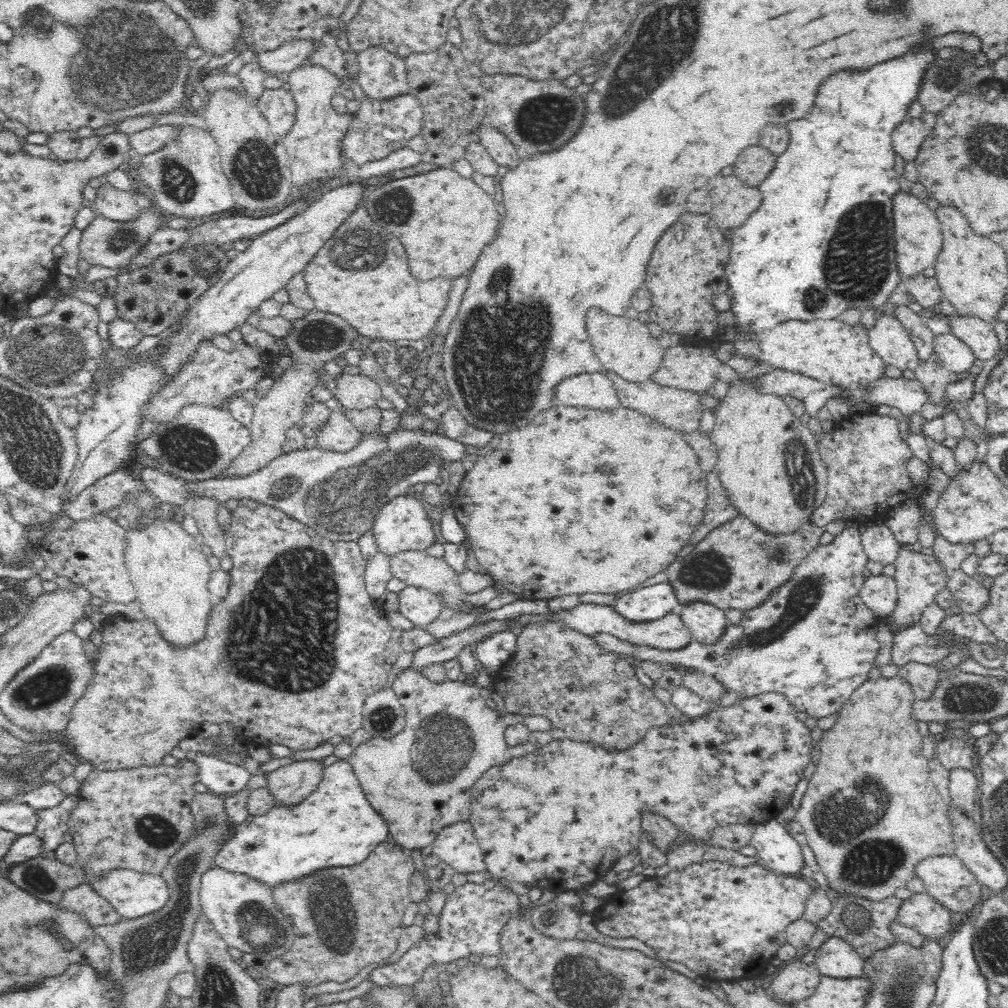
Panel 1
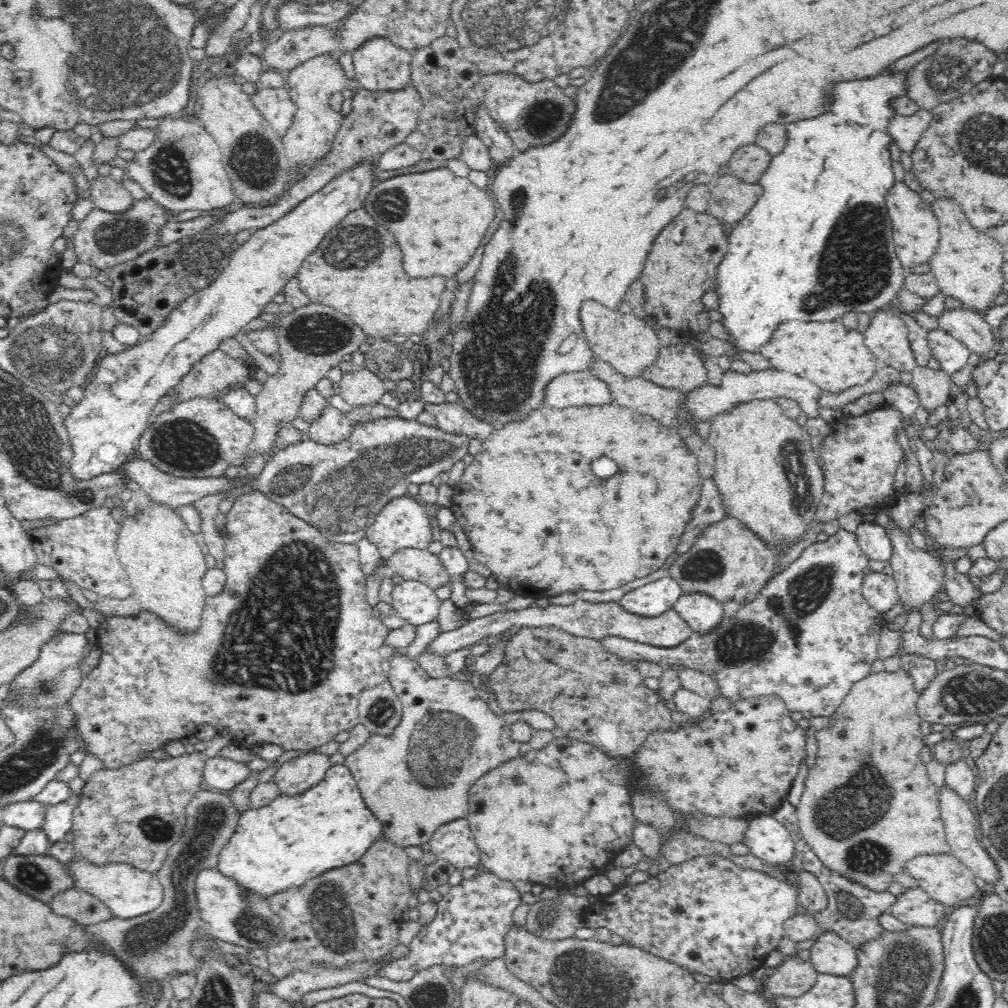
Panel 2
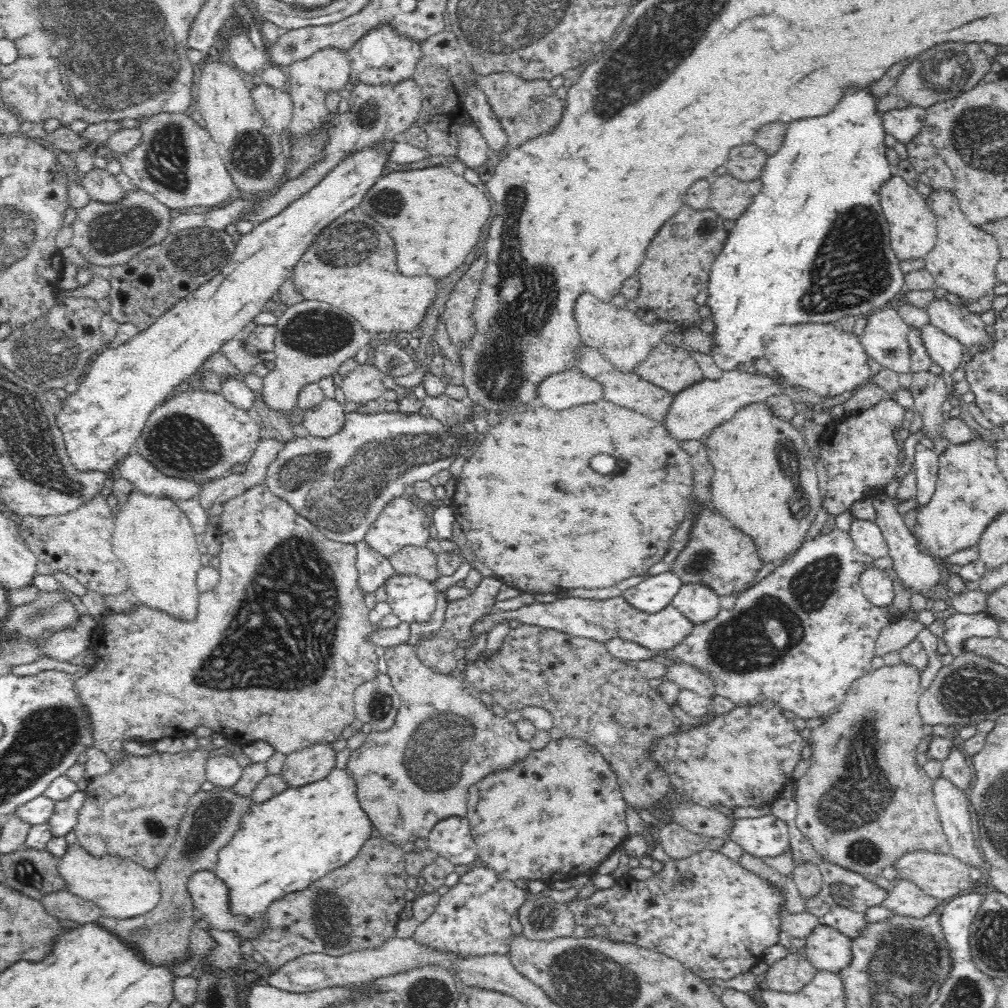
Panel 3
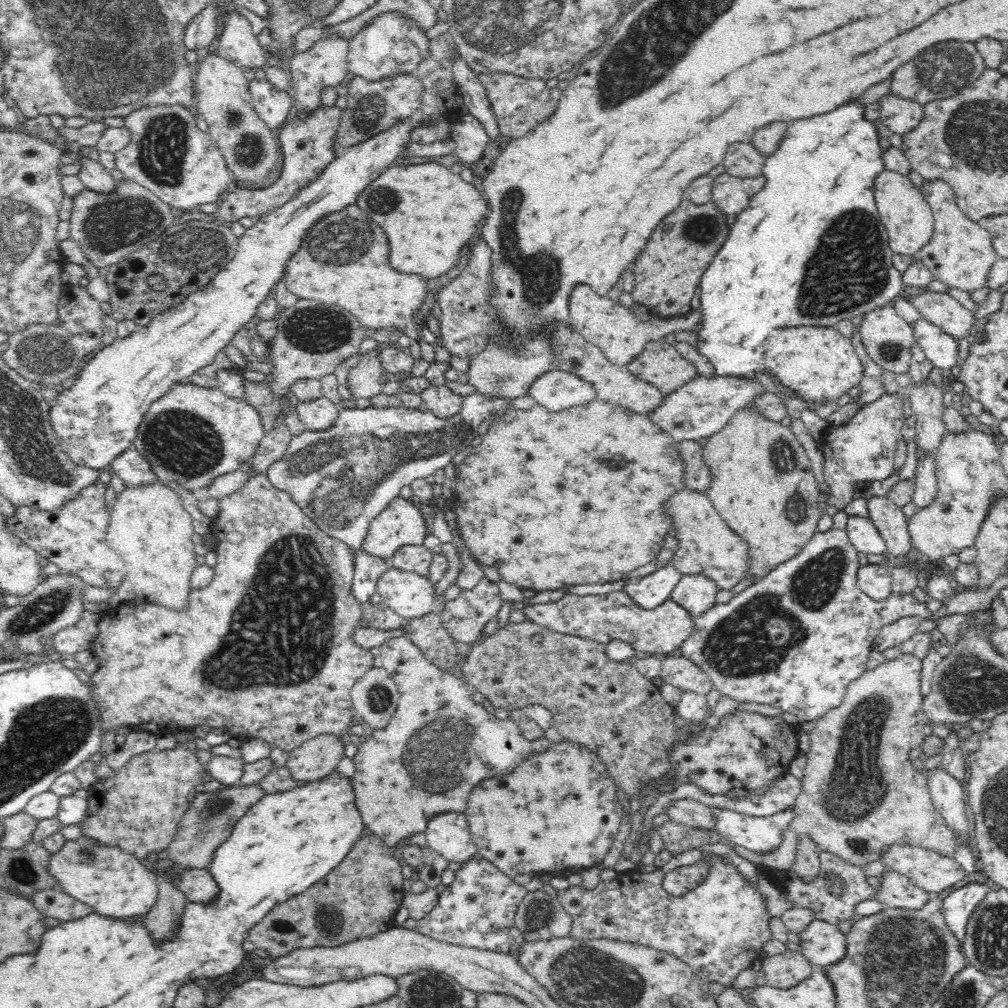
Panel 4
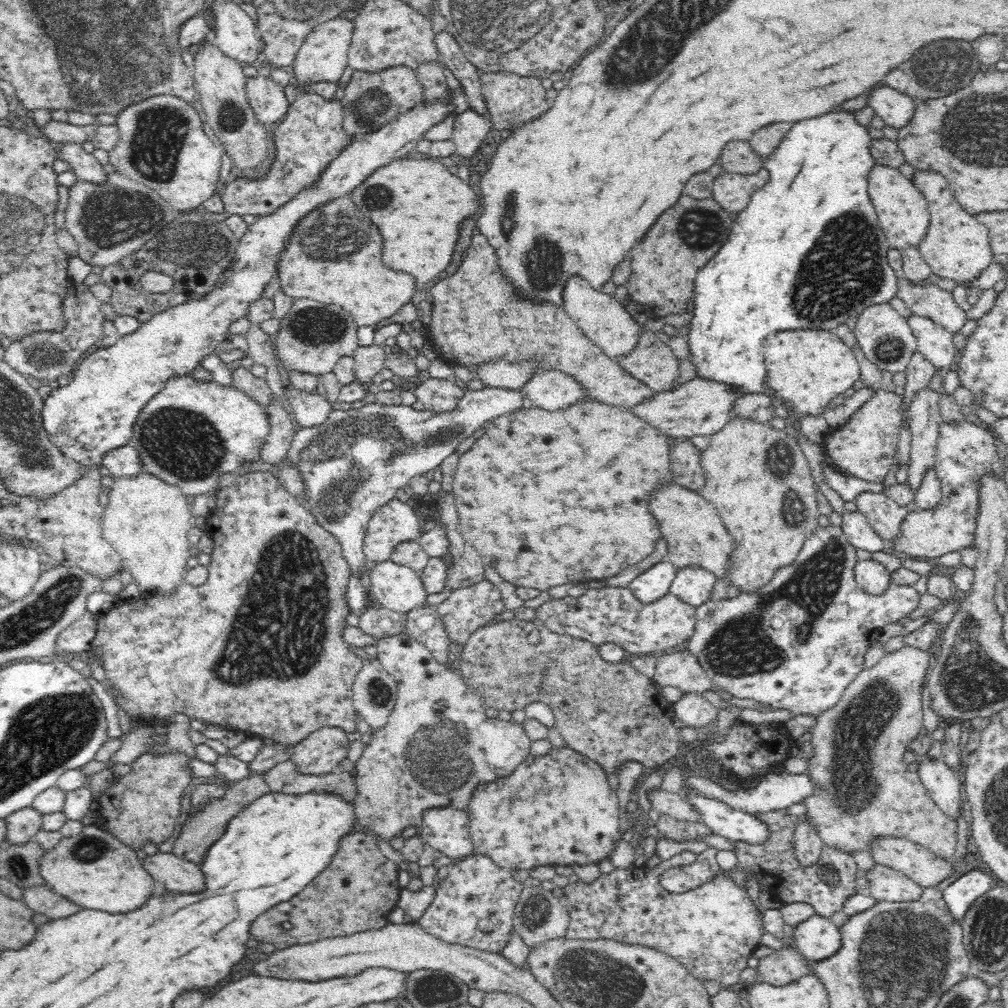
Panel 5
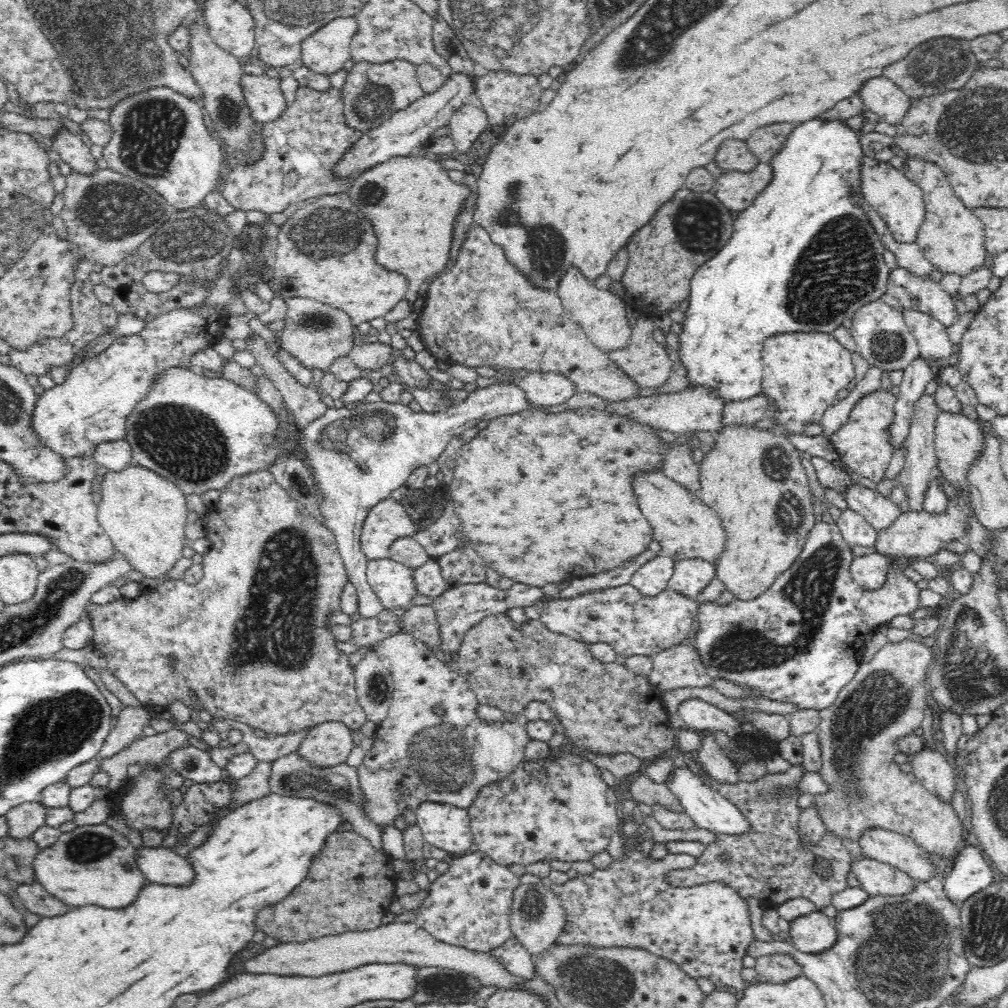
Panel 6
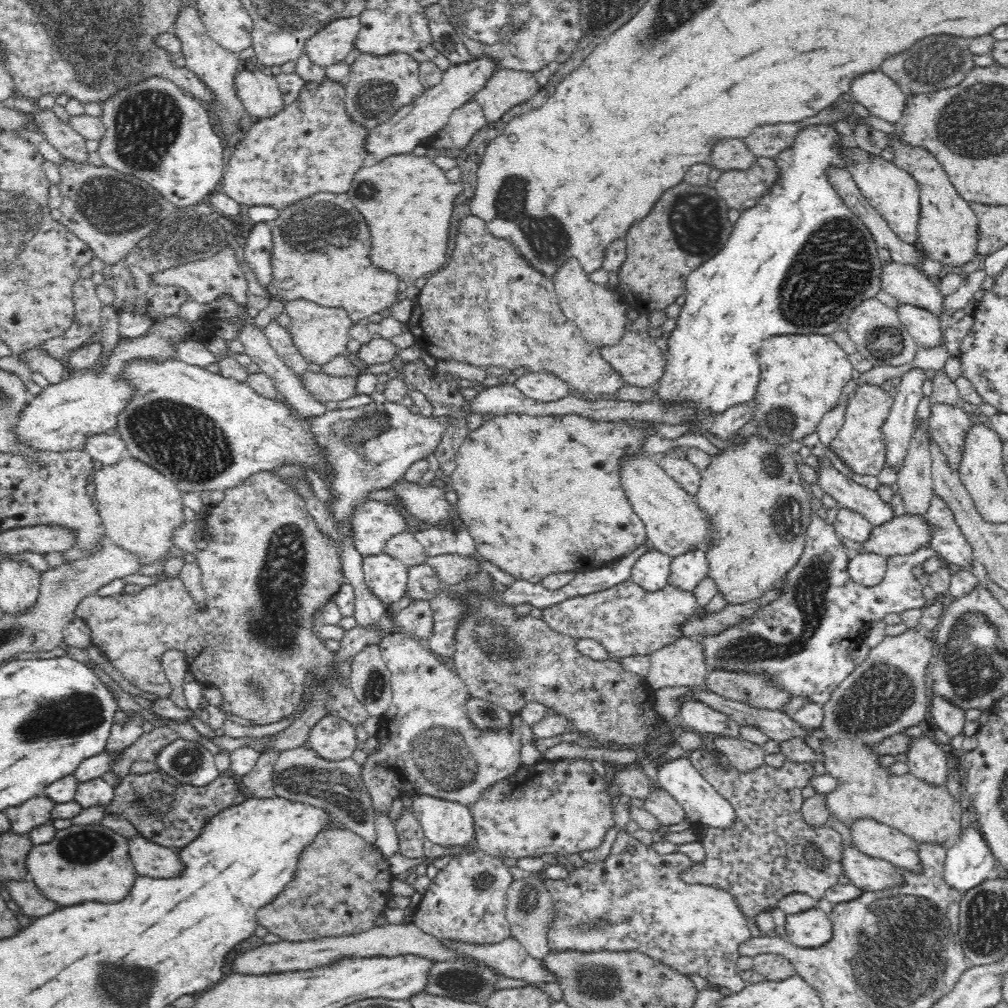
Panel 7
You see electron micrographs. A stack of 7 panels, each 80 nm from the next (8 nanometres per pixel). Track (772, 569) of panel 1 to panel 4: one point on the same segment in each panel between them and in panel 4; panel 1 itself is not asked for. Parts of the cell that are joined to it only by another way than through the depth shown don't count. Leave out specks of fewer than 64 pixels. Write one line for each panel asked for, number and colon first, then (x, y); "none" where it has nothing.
2: (728, 562)
3: (718, 555)
4: (707, 545)

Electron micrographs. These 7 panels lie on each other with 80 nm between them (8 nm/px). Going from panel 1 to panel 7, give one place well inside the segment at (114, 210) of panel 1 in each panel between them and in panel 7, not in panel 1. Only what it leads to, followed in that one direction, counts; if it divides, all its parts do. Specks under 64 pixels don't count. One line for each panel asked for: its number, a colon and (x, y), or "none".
2: (110, 196)
3: (102, 187)
4: (94, 176)
5: (87, 168)
6: (71, 147)
7: (72, 145)

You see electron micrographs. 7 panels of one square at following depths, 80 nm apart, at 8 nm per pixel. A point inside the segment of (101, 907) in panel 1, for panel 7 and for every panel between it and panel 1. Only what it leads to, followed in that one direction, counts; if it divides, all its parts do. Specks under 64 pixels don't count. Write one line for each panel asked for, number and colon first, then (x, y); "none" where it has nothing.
2: (80, 906)
3: (62, 904)
4: (54, 903)
5: (41, 899)
6: (34, 897)
7: (25, 893)

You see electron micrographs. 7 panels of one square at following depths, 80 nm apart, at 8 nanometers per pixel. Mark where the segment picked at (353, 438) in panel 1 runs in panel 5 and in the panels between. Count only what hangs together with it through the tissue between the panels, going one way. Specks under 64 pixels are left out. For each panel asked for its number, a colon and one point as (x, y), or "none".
2: (333, 428)
3: (328, 419)
4: (320, 415)
5: (311, 410)

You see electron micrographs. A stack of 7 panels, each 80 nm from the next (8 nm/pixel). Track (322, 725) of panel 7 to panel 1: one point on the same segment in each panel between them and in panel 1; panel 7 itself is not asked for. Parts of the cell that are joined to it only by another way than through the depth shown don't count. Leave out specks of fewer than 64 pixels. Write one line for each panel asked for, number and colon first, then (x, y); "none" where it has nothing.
1: (290, 785)
2: (294, 777)
3: (307, 765)
4: (316, 758)
5: (319, 754)
6: (328, 744)

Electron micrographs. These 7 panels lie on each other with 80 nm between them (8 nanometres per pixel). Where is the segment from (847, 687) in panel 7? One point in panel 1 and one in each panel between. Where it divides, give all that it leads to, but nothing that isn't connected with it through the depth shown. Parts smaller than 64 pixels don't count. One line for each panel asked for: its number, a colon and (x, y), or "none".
1: (875, 729)
2: (872, 746)
3: (864, 802)
4: (861, 794)
5: (863, 790)
6: (865, 788)

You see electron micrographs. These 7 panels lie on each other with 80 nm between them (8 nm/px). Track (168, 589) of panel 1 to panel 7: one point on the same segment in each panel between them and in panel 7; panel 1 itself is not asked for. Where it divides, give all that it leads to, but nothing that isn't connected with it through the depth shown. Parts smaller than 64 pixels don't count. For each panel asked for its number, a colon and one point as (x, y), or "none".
2: (166, 566)
3: (153, 539)
4: (149, 529)
5: (147, 521)
6: (144, 515)
7: (140, 509)

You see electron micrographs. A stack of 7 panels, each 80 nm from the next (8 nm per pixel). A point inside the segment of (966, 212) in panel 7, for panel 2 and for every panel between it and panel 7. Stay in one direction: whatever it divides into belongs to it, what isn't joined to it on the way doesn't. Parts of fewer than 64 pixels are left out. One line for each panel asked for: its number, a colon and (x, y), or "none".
2: (967, 265)
3: (963, 261)
4: (960, 253)
5: (956, 246)
6: (952, 237)

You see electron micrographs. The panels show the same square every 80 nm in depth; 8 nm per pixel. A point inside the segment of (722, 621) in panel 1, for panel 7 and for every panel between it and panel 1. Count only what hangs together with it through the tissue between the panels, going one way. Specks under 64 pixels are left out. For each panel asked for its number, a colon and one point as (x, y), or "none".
2: (703, 613)
3: (699, 604)
4: (696, 593)
5: (693, 585)
6: (690, 577)
7: (687, 571)

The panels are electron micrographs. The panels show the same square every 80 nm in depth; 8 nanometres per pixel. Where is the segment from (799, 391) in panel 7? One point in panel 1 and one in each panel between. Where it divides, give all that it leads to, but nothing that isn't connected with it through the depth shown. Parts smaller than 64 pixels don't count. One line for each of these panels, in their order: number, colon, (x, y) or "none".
1: (829, 350)
2: (836, 359)
3: (821, 357)
4: (819, 364)
5: (809, 368)
6: (803, 373)

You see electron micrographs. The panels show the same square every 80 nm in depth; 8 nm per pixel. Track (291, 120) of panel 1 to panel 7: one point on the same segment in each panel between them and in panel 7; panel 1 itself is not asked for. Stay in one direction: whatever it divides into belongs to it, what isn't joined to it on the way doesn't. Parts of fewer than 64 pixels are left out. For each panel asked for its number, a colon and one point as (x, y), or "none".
2: (275, 104)
3: (275, 105)
4: (274, 106)
5: (266, 97)
6: (262, 93)
7: (259, 93)

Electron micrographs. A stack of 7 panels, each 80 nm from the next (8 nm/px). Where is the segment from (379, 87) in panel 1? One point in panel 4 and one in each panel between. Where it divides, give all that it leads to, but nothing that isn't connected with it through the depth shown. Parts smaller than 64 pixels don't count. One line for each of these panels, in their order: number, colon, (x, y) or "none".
2: (379, 65)
3: (382, 57)
4: (391, 45)

